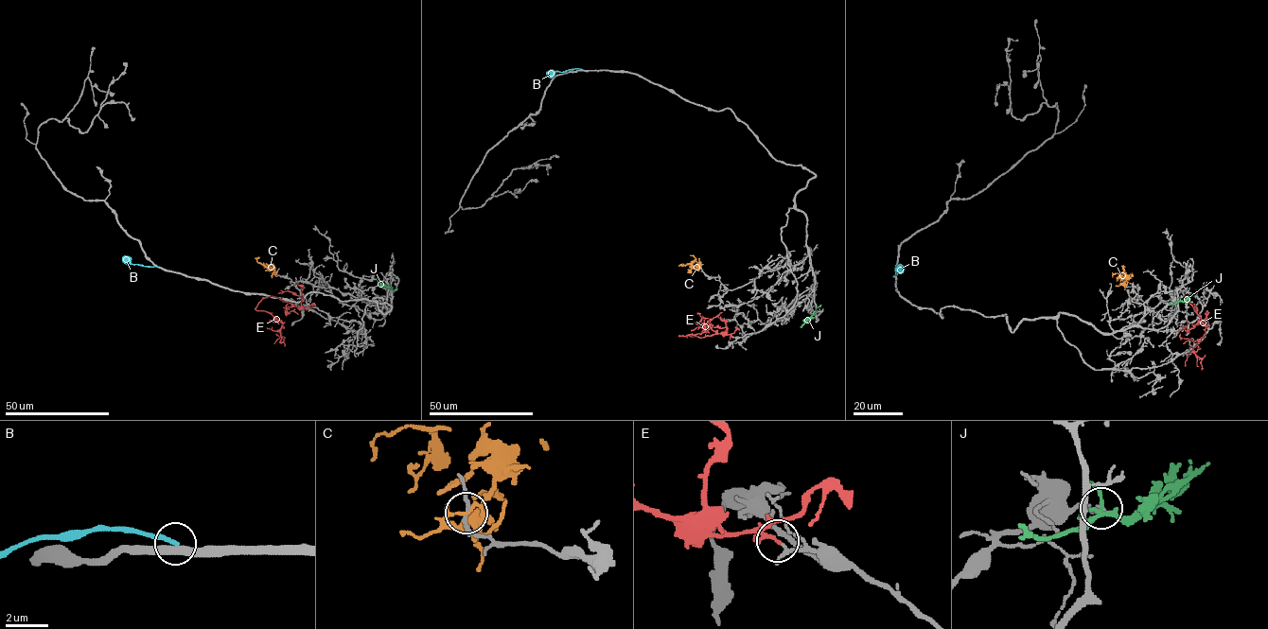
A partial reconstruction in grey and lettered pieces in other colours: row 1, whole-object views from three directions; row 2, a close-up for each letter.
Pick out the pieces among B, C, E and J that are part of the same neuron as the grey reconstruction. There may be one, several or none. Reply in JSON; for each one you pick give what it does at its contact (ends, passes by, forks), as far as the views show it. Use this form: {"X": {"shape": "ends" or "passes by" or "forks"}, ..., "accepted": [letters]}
{"accepted": []}

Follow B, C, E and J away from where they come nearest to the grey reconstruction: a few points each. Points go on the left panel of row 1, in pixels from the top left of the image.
B: (159, 267), (131, 264), (123, 257)
C: (277, 271), (259, 263), (259, 257)
E: (308, 309), (273, 296), (263, 298), (257, 305), (255, 309), (271, 313), (283, 323), (280, 331), (284, 346)
J: (388, 287), (377, 278)

